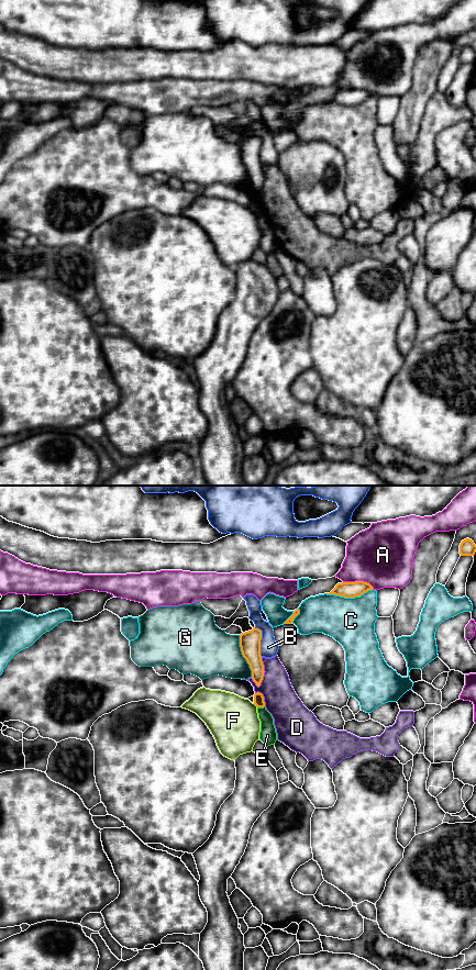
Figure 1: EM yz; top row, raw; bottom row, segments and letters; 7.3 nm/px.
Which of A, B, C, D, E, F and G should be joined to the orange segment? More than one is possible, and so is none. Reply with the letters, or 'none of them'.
none of them

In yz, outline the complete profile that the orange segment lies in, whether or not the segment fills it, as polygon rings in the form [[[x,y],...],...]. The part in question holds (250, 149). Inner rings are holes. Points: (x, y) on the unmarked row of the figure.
[[[255,135],[240,143],[242,163],[250,172],[252,187],[257,194],[261,193],[265,180],[261,164],[261,147],[262,138]]]

